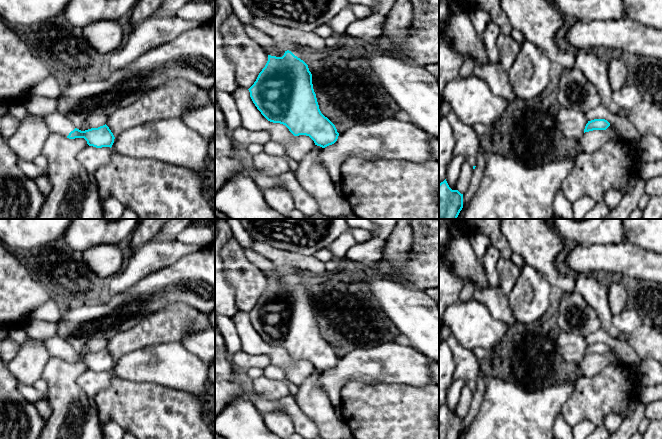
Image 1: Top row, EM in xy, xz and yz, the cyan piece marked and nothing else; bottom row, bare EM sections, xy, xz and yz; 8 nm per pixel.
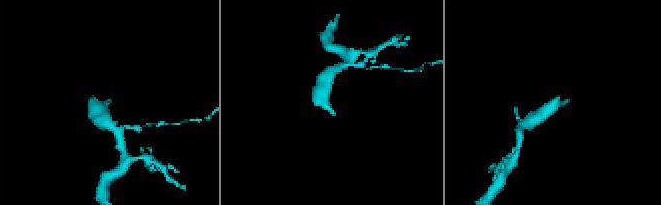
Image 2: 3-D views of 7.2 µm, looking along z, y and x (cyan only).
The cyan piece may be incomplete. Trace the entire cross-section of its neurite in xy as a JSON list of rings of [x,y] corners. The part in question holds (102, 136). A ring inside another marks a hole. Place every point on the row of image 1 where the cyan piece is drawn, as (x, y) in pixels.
[[[58,111],[46,114],[45,122],[51,134],[57,134],[69,139],[84,138],[89,146],[111,148],[114,143],[115,137],[106,124],[98,128],[81,131]]]

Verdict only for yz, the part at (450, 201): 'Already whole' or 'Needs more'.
Already whole

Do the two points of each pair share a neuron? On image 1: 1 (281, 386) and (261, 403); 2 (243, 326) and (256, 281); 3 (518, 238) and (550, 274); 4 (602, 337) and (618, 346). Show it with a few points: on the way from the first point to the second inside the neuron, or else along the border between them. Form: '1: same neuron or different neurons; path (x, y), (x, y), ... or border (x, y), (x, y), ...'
1: different neurons; border (252, 380), (254, 388), (268, 399), (289, 394)
2: different neurons; border (238, 311), (247, 313)
3: same neuron; path (527, 247), (545, 265)
4: same neuron; path (606, 338), (614, 343)

